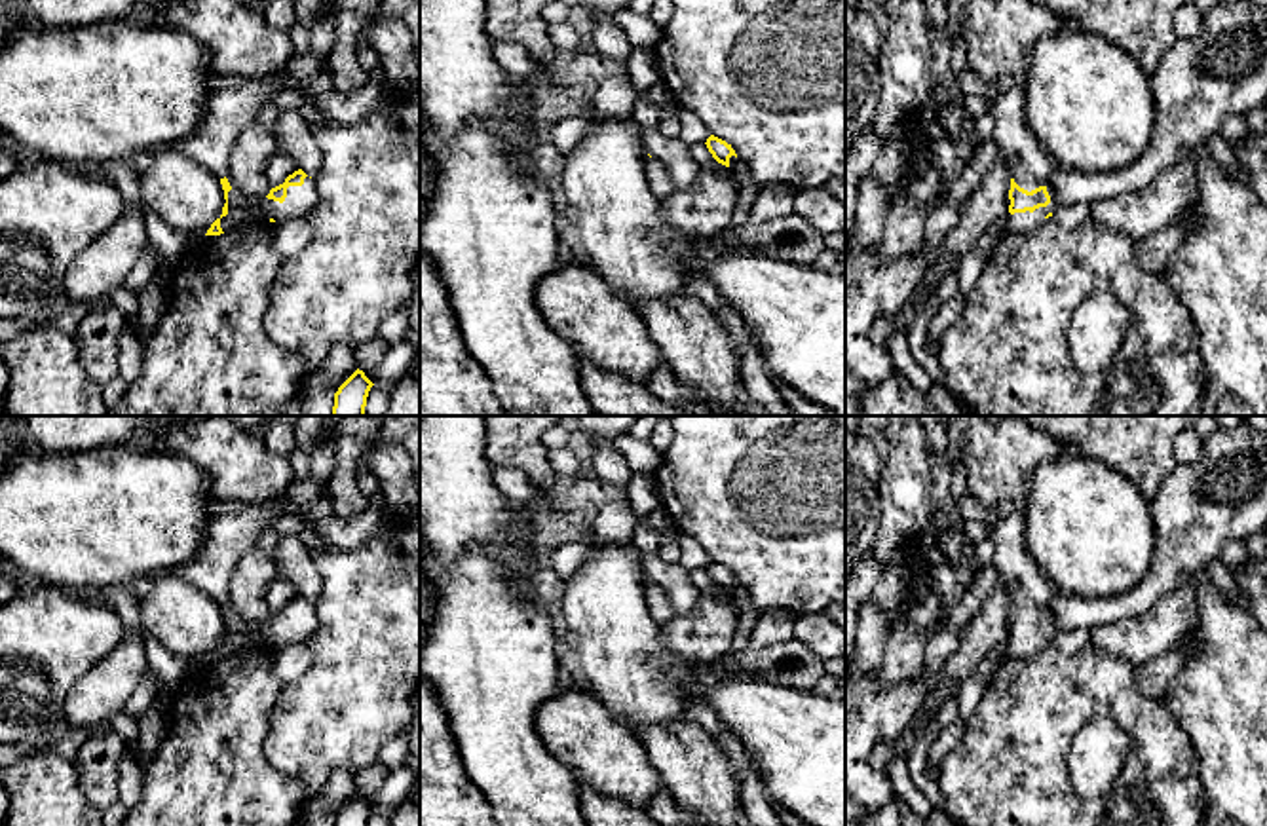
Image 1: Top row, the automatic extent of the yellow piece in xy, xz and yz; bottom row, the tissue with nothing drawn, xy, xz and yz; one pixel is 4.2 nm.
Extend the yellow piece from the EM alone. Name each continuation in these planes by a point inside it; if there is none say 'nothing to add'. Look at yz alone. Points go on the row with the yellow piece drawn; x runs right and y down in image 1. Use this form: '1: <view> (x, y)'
1: yz (1030, 168)

